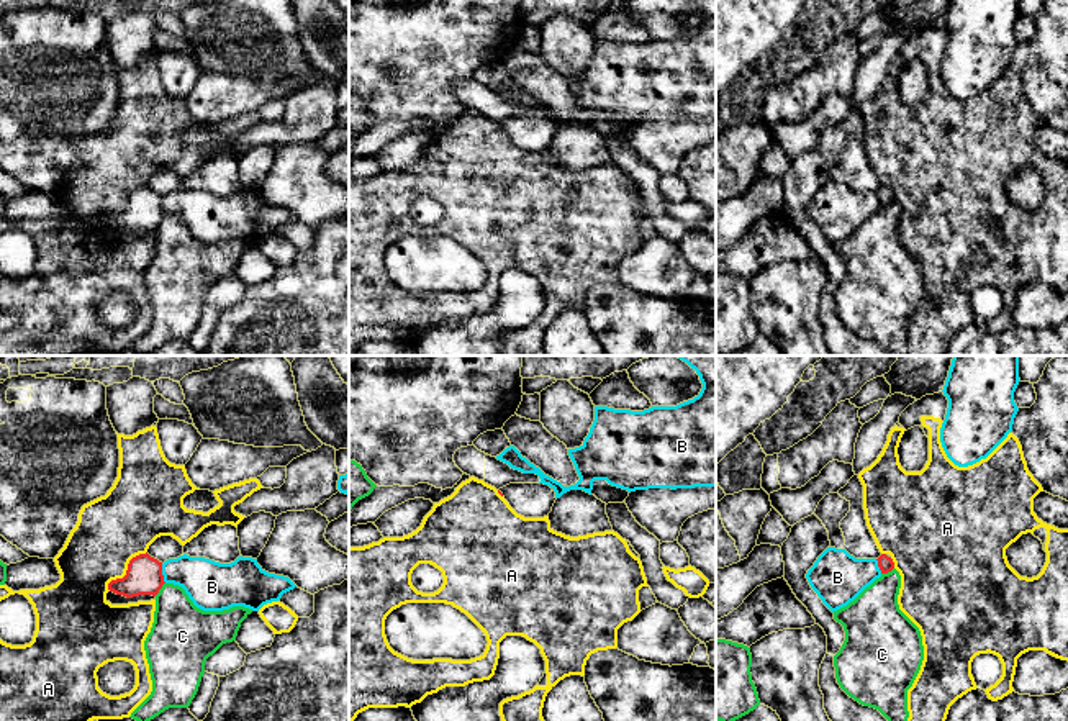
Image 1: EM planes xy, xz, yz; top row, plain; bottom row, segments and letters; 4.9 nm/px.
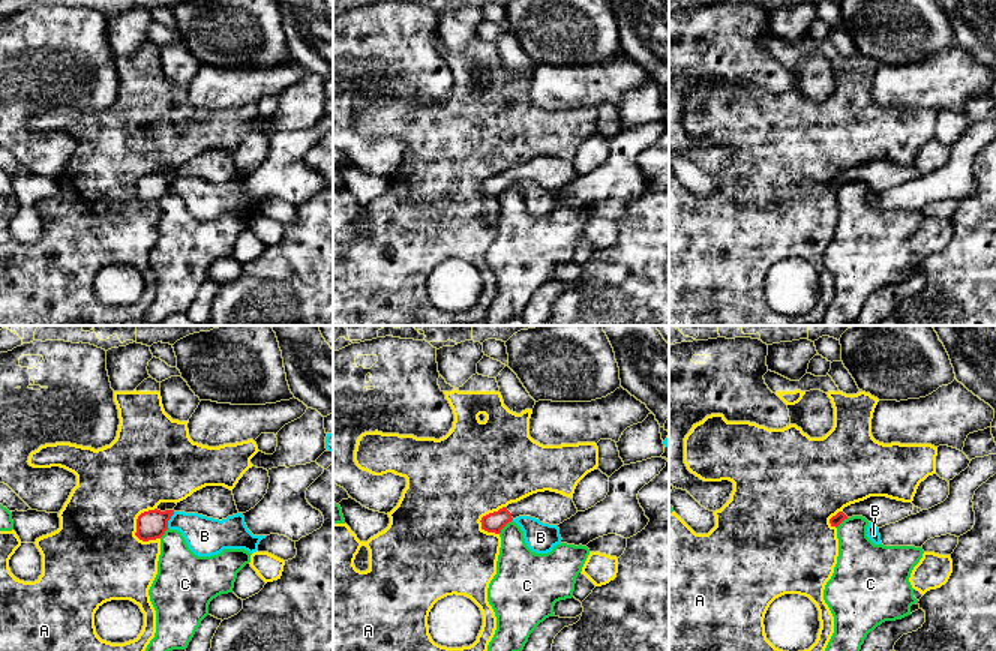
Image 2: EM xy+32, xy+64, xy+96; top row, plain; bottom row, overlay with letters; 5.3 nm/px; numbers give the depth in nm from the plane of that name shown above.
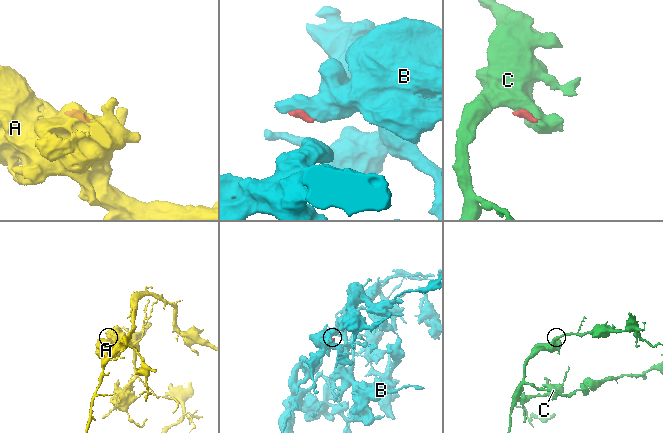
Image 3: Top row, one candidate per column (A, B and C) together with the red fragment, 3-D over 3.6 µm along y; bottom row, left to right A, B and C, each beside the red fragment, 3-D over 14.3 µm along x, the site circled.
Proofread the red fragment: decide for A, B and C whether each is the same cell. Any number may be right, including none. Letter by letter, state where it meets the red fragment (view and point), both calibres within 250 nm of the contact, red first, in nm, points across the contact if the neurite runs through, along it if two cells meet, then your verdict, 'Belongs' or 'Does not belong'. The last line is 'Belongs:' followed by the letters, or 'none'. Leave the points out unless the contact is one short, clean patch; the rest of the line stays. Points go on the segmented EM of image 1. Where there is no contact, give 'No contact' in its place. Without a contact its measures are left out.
A: Touches red at xy (126, 571). Thickness 180 nm (red) against 340 nm. Does not belong
B: Touches red at xy (161, 574). Thickness 180 nm (red) against 240 nm. Does not belong
C: Touches red at xy (161, 587). Thickness 180 nm (red) against 300 nm. Boundary: xy (164, 582), (154, 595). Does not belong
Belongs: none

